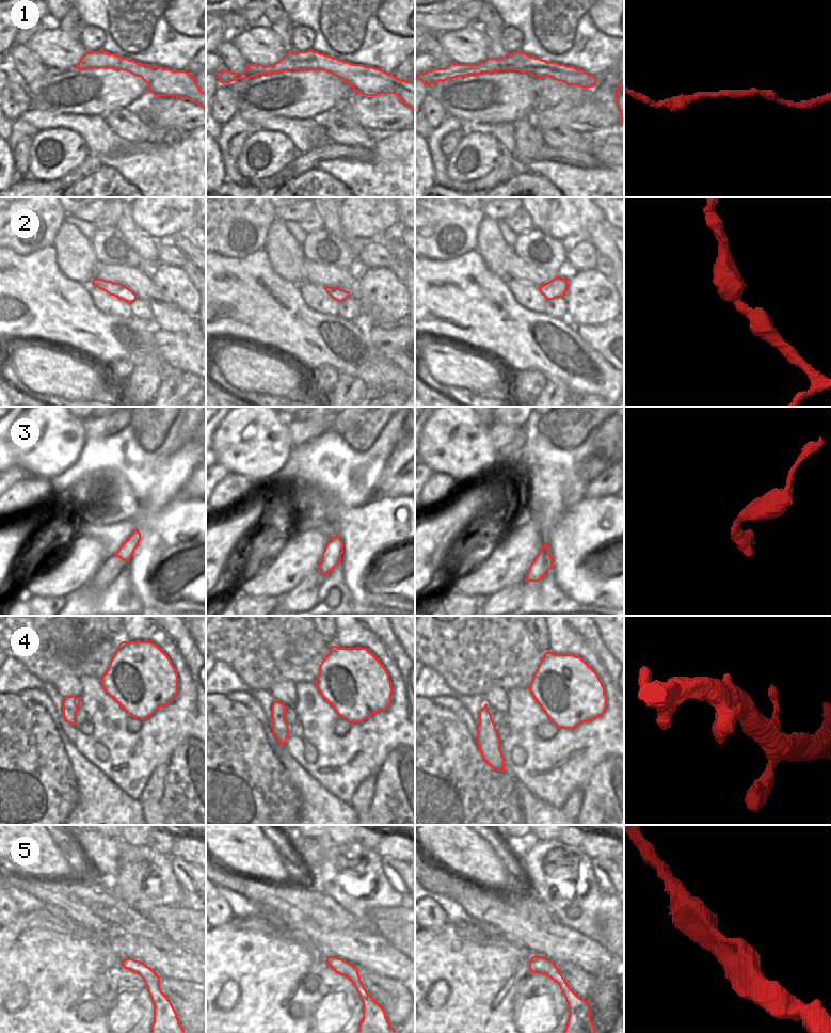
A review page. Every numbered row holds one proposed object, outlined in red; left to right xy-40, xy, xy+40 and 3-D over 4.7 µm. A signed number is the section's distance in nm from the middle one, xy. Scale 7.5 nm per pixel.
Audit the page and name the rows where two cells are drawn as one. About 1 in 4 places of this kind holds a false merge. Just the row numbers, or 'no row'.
no row

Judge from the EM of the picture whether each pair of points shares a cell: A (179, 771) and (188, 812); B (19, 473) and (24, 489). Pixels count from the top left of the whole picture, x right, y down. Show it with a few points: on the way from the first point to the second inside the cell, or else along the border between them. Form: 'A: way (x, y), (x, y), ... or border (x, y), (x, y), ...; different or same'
A: way (188, 781), (188, 801); same
B: border (29, 474), (11, 486); different

